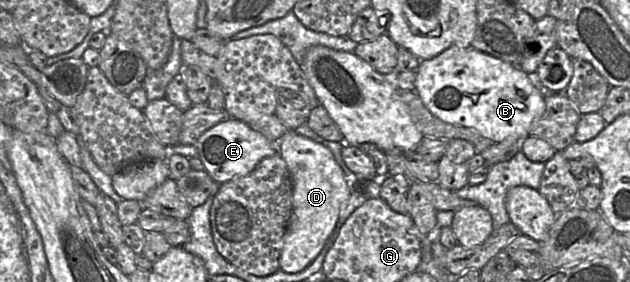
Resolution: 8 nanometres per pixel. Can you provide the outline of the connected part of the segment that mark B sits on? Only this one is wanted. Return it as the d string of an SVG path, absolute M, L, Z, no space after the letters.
M452 44L434 58L421 60L416 74L415 92L431 113L445 122L474 128L494 142L526 139L532 122L546 108L544 95L531 82L528 73L472 46L463 48Z

